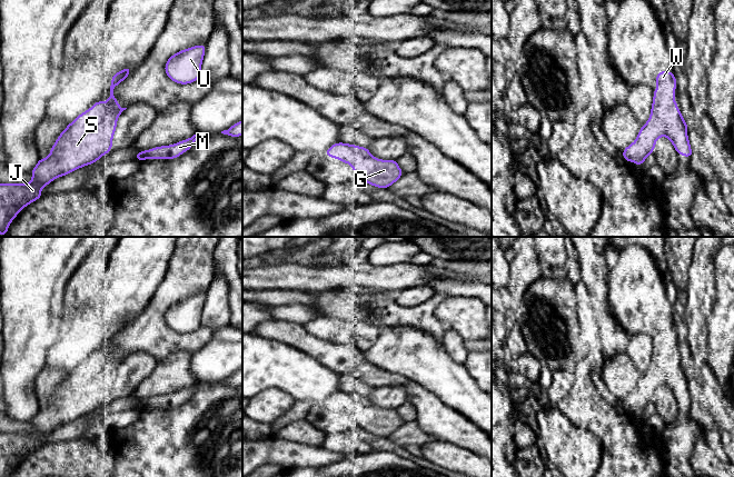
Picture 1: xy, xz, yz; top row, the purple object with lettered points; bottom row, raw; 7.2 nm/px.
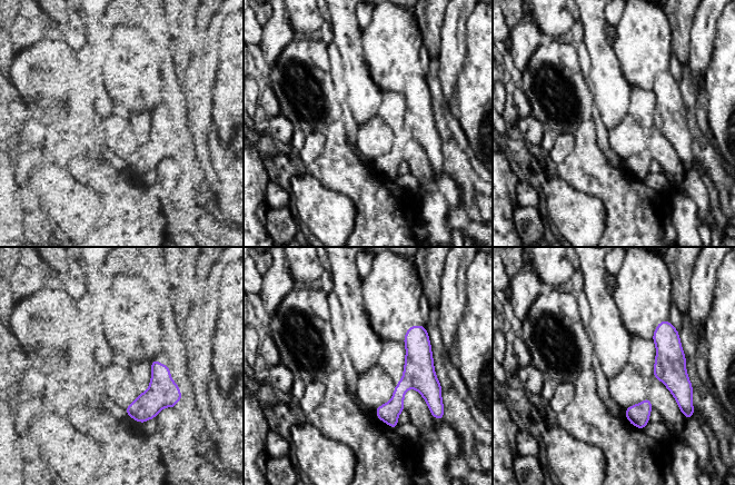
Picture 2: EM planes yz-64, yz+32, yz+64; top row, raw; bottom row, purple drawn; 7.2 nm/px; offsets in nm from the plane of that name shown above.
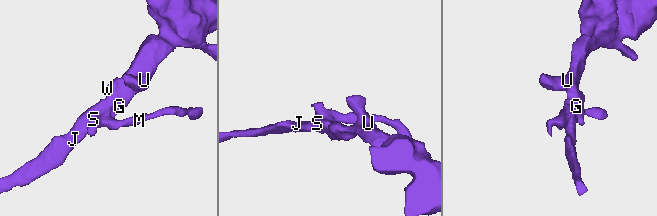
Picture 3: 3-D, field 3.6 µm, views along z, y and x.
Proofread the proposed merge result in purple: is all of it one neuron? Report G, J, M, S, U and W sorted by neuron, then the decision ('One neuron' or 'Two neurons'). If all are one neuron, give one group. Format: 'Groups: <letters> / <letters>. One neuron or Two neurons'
Groups: G J M S U W. One neuron

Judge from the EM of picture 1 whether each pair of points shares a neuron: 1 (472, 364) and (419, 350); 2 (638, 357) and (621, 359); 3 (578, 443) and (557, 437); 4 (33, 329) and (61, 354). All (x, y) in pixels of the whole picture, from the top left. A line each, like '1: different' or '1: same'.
1: different
2: different
3: same
4: different

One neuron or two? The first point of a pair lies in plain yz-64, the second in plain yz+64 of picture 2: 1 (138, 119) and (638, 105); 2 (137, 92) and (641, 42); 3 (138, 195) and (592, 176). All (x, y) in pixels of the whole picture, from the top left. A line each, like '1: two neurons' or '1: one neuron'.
1: one neuron
2: one neuron
3: one neuron

